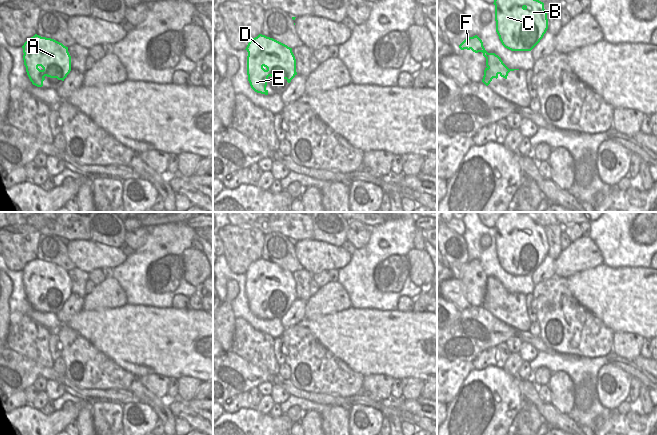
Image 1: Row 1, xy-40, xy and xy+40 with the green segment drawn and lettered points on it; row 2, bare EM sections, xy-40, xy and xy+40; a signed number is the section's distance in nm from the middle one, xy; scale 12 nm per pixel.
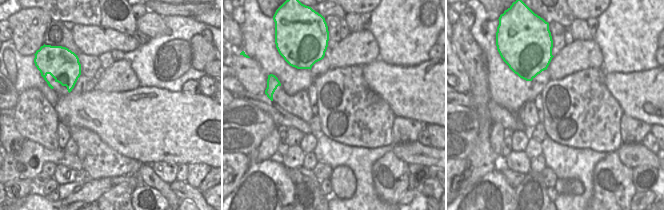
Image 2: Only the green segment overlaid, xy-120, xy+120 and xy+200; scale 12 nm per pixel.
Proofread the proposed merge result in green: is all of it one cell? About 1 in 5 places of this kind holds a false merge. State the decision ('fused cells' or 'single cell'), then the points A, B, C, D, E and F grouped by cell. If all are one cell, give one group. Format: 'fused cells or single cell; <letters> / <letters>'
single cell; A B C D E F

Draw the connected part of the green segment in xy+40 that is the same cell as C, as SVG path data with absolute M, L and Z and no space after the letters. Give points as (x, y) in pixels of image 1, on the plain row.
M505 212L495 222L496 256L511 275L531 275L548 253L544 227L517 212Z

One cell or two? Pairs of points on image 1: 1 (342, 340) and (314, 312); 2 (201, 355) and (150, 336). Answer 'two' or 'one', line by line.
1: two
2: one

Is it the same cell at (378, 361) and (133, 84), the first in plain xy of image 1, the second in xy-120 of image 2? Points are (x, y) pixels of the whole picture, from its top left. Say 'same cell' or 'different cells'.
different cells

